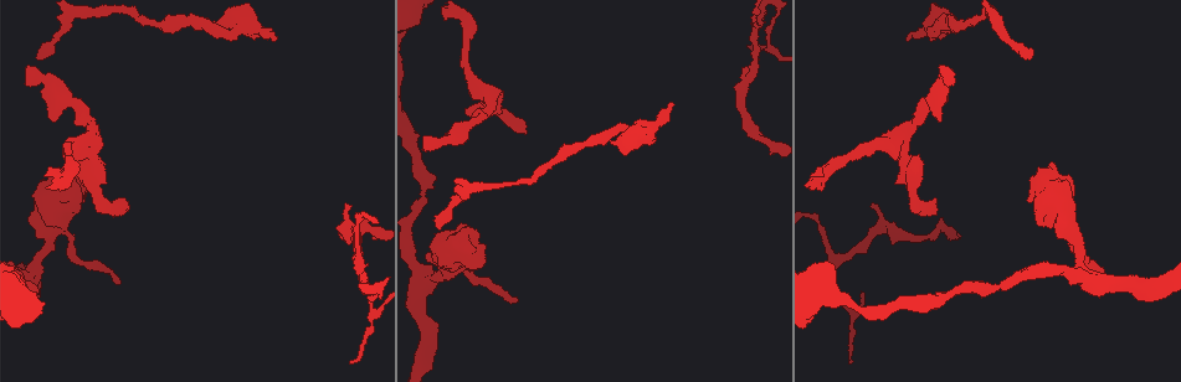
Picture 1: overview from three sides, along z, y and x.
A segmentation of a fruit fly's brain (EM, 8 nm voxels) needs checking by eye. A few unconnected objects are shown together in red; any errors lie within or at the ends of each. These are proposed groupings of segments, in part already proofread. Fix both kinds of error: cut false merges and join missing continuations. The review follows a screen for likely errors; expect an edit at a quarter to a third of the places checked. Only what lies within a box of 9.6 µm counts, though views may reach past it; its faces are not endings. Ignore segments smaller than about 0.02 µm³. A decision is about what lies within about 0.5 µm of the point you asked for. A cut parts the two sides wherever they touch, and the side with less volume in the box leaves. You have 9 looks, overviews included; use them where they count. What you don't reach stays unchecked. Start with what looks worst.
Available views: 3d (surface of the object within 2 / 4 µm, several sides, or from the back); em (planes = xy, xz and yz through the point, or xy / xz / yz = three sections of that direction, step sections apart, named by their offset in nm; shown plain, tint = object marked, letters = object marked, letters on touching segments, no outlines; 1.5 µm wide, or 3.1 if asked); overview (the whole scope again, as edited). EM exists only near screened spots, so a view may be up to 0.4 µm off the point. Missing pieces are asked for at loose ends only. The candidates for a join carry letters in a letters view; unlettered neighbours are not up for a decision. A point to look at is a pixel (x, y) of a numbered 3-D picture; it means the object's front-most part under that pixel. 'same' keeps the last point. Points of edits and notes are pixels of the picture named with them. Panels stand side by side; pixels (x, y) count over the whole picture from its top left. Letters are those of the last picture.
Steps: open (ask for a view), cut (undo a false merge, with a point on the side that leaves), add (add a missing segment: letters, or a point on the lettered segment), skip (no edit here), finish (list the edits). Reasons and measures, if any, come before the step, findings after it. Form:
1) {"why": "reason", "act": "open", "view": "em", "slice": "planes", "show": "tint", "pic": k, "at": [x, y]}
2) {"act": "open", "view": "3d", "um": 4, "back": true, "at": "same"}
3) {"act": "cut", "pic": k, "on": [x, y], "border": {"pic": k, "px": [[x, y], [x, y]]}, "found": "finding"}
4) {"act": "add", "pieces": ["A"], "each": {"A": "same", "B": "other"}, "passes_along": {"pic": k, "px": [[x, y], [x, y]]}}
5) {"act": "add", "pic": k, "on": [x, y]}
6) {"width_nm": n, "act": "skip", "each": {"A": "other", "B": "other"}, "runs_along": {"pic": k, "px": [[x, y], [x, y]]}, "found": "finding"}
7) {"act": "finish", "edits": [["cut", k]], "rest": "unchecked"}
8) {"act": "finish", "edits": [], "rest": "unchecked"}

{"why": "free end", "act": "open", "view": "em", "slice": "planes", "show": "letters", "pic": 1, "at": [440, 229]}

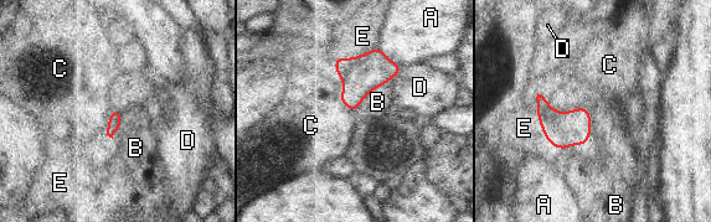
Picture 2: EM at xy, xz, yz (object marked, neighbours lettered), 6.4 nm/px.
{"act": "skip", "each": {"A": "other", "B": "other", "C": "other", "D": "other", "E": "other"}, "border": {"pic": 2, "px": [[583, 106], [590, 115], [588, 140]]}, "found": "no lettered segment goes on from it"}

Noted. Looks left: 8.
{"why": "branch stops here", "act": "open", "view": "em", "slice": "planes", "show": "letters", "pic": 1, "at": [1060, 238]}

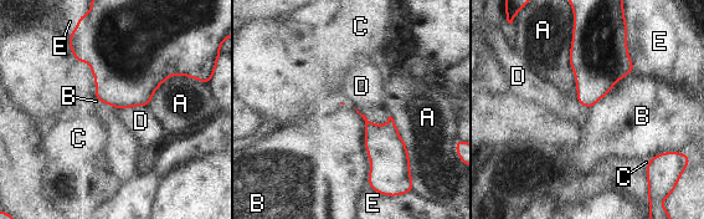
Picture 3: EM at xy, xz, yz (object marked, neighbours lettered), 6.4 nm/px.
{"act": "skip", "each": {"A": "other", "B": "other", "C": "other", "D": "other", "E": "other"}, "found": "no lettered segment goes on from it"}

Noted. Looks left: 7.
{"why": "branch stops here", "act": "open", "view": "em", "slice": "planes", "show": "letters", "pic": 1, "at": [26, 80]}

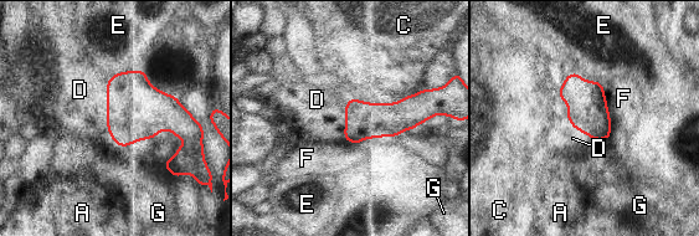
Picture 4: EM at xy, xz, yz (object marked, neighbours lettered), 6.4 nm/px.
{"longest_contact_nm": ["D", 420], "act": "add", "pieces": ["D"], "each": {"A": "other", "C": "other", "D": "same", "E": "other", "F": "other", "G": "other"}, "passes_along": {"pic": 4, "px": [[135, 111], [107, 113], [80, 90]]}, "found": "it goes on there"}

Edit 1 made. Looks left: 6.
{"act": "open", "view": "overview"}

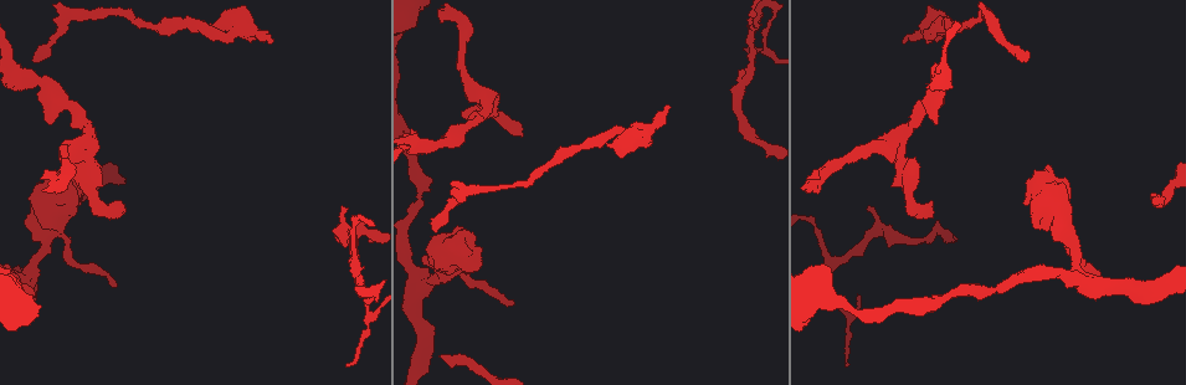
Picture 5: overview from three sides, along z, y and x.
{"why": "branch stops here", "act": "open", "view": "3d", "um": 2, "pic": 5, "at": [271, 43]}

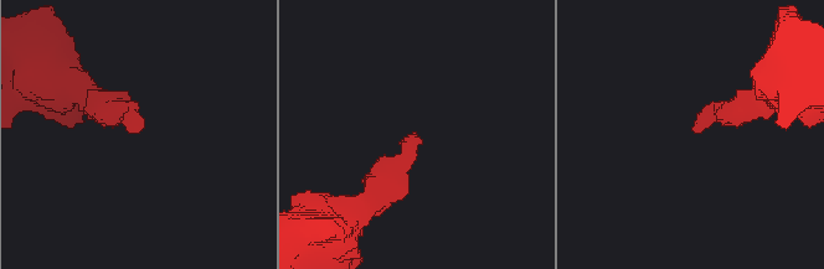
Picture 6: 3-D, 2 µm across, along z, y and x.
{"act": "open", "view": "em", "um": 3.1, "slice": "planes", "show": "letters", "pic": 6, "at": [696, 130]}

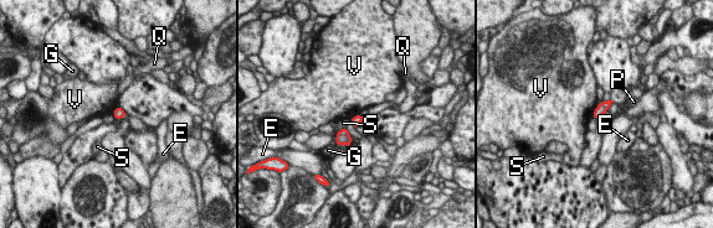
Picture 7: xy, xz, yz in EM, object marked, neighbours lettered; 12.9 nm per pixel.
{"act": "skip", "each": {"E": "other", "G": "other", "P": "other", "Q": "other", "S": "other", "V": "other"}, "border": {"pic": 7, "px": [[598, 105], [593, 117]]}, "found": "none of them fits"}

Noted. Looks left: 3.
{"act": "finish", "edits": [["add", 4]], "rest": "unchecked"}

